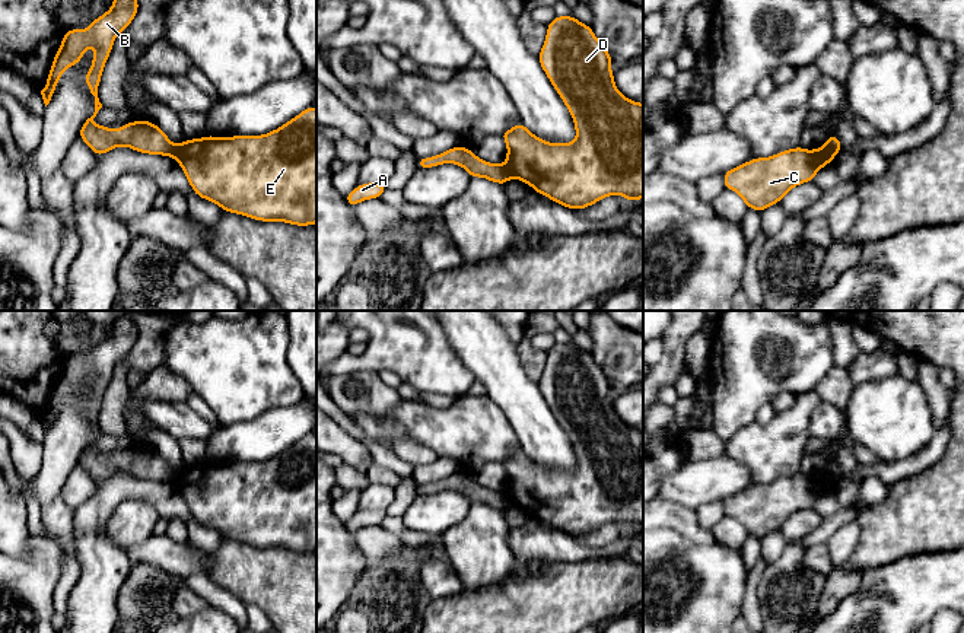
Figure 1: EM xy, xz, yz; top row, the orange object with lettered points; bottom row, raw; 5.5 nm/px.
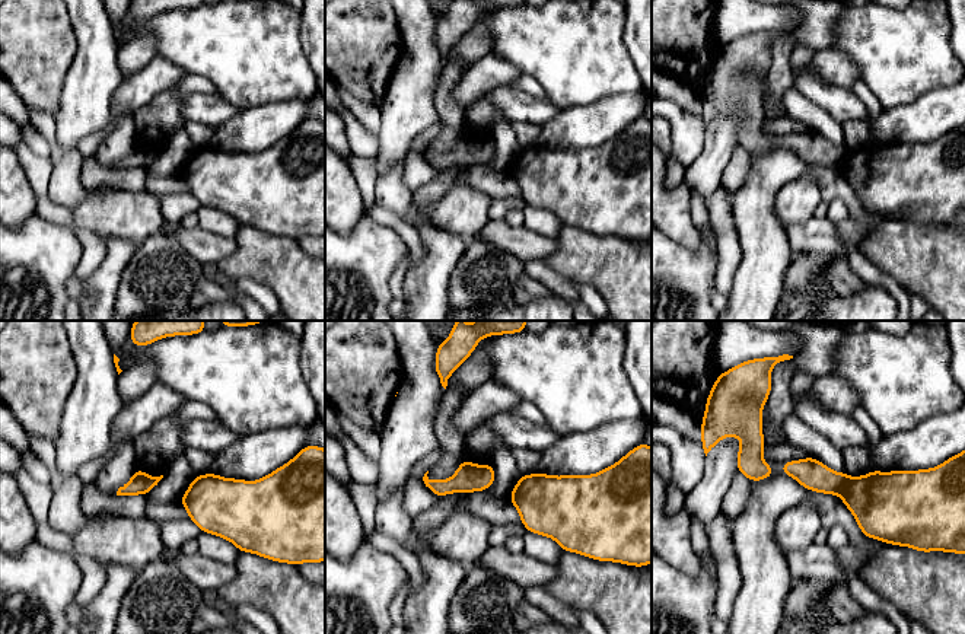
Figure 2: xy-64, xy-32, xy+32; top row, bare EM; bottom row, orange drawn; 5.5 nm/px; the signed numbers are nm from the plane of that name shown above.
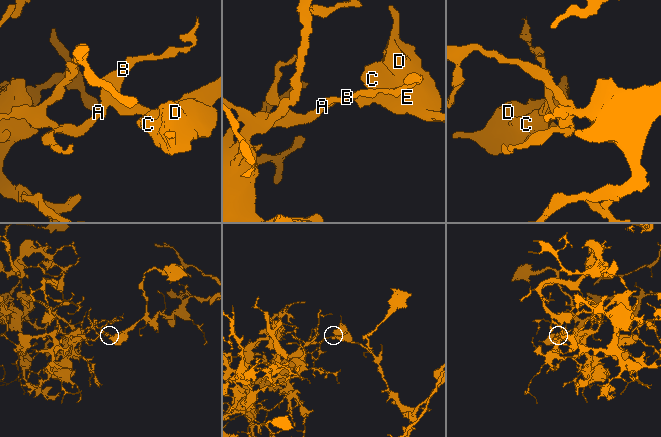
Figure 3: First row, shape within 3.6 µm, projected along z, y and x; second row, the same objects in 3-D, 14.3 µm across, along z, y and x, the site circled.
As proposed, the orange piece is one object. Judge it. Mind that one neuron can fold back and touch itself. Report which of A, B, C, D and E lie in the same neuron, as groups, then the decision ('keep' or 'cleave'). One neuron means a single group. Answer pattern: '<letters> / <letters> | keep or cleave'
A B / C D E | cleave

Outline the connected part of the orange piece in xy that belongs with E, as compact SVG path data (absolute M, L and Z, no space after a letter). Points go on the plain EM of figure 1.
M312 432L263 462L185 467L175 486L197 524L219 531L223 538L260 548L316 550L316 435Z

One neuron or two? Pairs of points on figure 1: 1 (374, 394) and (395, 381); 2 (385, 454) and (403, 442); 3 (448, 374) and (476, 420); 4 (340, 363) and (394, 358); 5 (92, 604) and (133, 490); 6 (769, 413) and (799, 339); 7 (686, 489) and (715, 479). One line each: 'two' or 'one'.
1: two
2: two
3: two
4: one
5: one
6: two
7: one

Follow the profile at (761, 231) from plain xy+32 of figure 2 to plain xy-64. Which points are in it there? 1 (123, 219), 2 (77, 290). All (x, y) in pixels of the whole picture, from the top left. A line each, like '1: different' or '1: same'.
1: different
2: different

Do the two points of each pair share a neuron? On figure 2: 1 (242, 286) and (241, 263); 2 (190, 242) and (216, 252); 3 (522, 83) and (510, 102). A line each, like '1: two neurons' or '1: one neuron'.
1: two neurons
2: one neuron
3: two neurons

